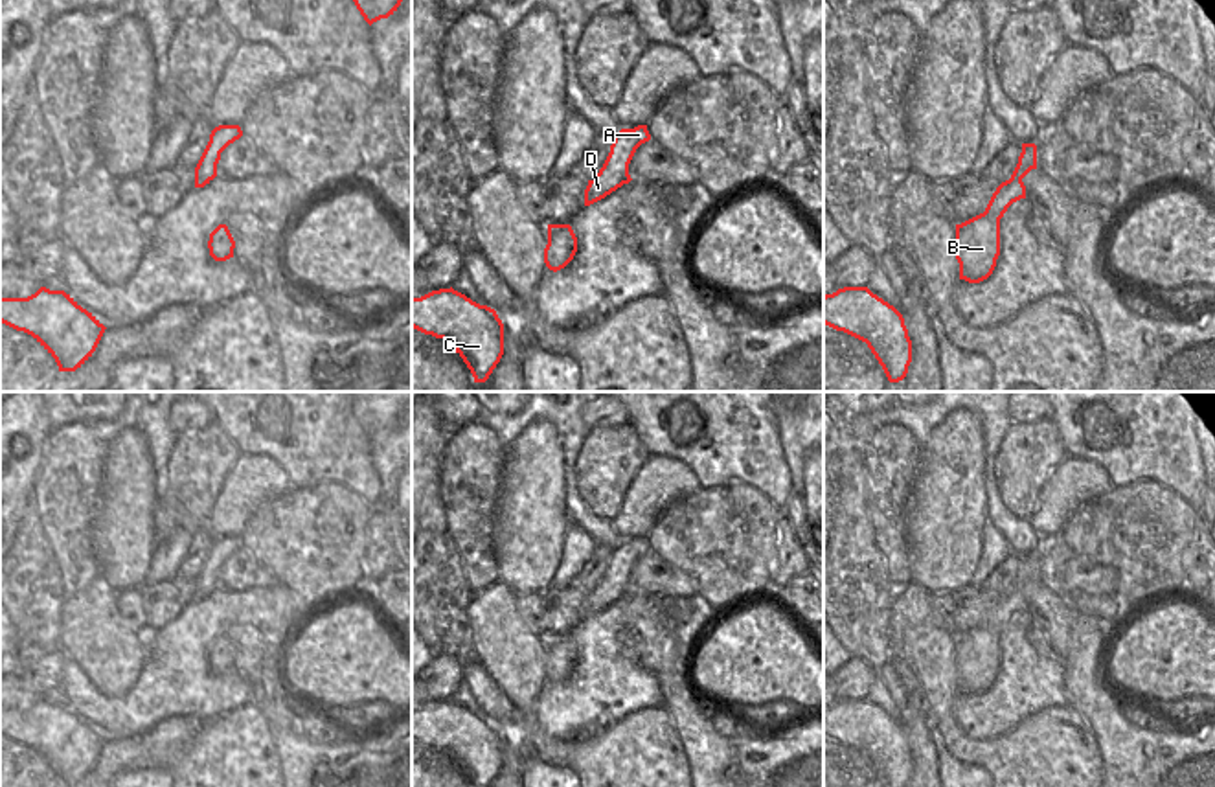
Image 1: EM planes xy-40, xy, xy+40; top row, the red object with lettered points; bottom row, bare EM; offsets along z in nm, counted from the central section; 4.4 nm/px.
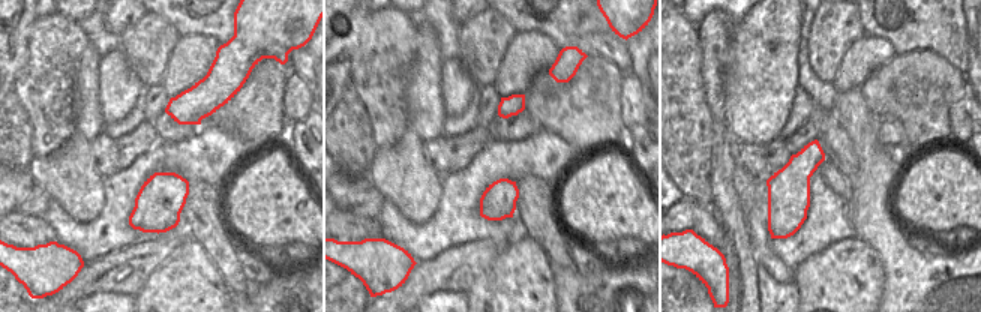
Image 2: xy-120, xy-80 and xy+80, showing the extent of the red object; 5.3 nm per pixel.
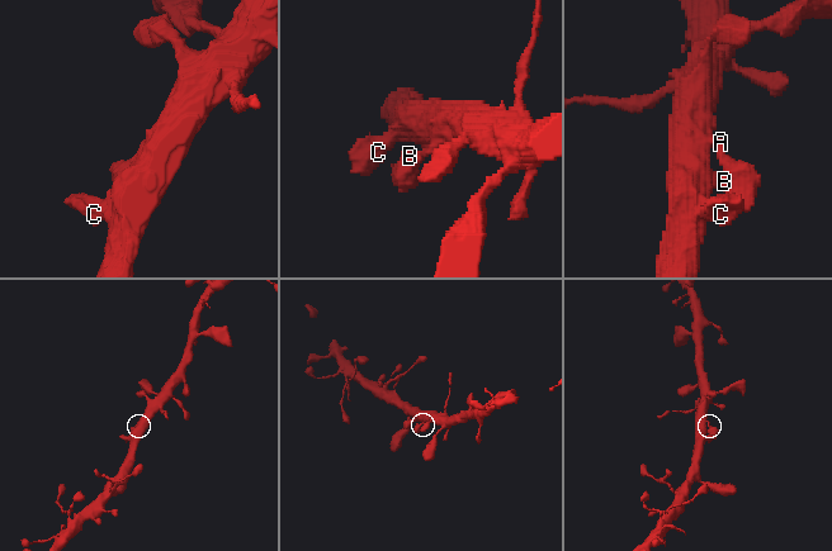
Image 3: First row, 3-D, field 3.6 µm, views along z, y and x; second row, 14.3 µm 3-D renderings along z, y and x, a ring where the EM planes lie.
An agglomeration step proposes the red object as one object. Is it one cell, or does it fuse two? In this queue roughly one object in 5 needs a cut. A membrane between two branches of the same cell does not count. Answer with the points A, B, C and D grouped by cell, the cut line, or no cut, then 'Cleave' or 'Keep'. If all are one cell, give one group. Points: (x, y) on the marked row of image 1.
Groups: A B C D. No split. Keep

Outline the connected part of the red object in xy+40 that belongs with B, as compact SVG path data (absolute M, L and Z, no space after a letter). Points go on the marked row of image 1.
M1022 143L1022 153L1011 178L996 188L985 211L956 224L960 279L980 283L993 274L1000 256L1000 219L1013 202L1026 199L1022 178L1031 169L1037 169L1037 145Z

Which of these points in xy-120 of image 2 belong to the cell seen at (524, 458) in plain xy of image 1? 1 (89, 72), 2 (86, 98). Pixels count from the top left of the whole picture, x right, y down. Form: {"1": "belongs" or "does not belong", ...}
{"1": "belongs", "2": "belongs"}

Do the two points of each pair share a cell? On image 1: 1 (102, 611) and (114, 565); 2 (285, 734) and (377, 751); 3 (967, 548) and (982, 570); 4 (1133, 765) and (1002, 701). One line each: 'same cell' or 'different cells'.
1: different cells
2: same cell
3: different cells
4: different cells

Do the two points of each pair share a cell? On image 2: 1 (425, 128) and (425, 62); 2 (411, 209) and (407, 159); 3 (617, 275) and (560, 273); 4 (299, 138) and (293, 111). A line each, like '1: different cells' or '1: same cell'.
1: same cell
2: same cell
3: same cell
4: different cells

